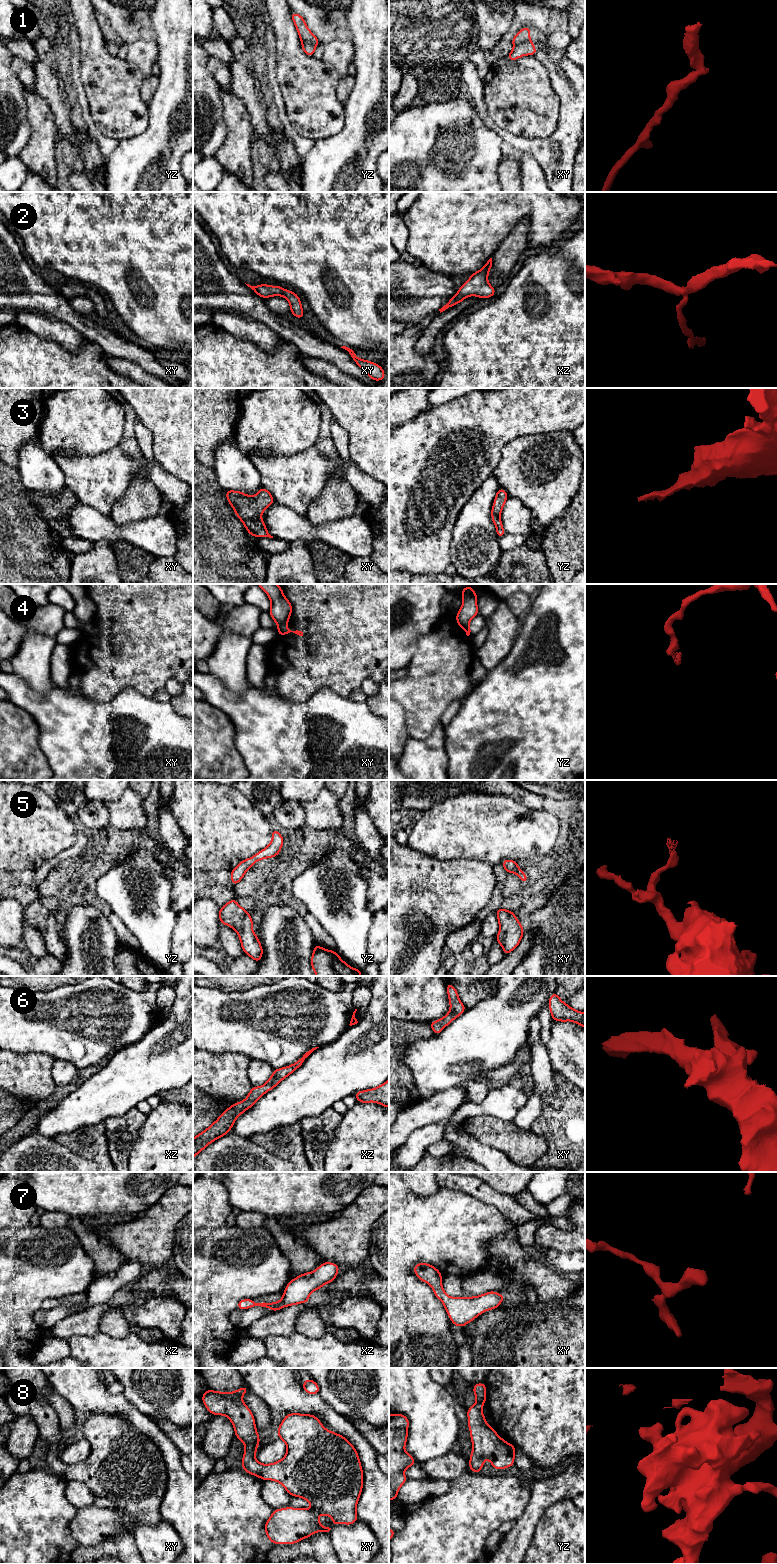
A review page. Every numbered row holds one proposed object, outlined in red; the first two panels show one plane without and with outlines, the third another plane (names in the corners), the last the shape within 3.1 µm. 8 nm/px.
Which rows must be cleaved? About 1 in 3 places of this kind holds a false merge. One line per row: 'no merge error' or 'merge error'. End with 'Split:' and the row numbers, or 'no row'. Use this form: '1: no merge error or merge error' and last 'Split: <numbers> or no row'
1: merge error
2: no merge error
3: no merge error
4: merge error
5: no merge error
6: no merge error
7: no merge error
8: no merge error
Split: 1, 4

